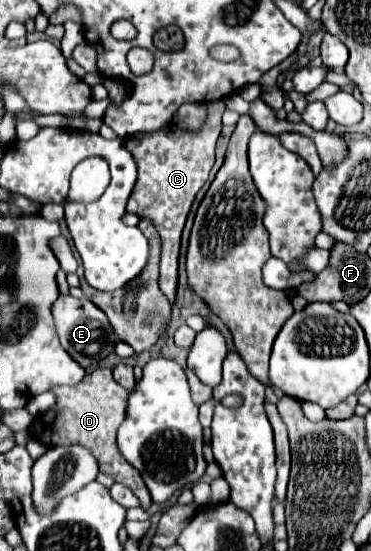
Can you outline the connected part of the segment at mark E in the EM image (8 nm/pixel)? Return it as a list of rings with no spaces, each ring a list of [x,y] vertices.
[[[59,296],[53,304],[53,318],[57,326],[57,334],[61,340],[61,346],[67,350],[67,354],[87,372],[97,368],[109,354],[113,354],[117,344],[117,334],[113,332],[113,326],[109,324],[107,316],[91,302],[91,300],[77,300],[73,296]]]

